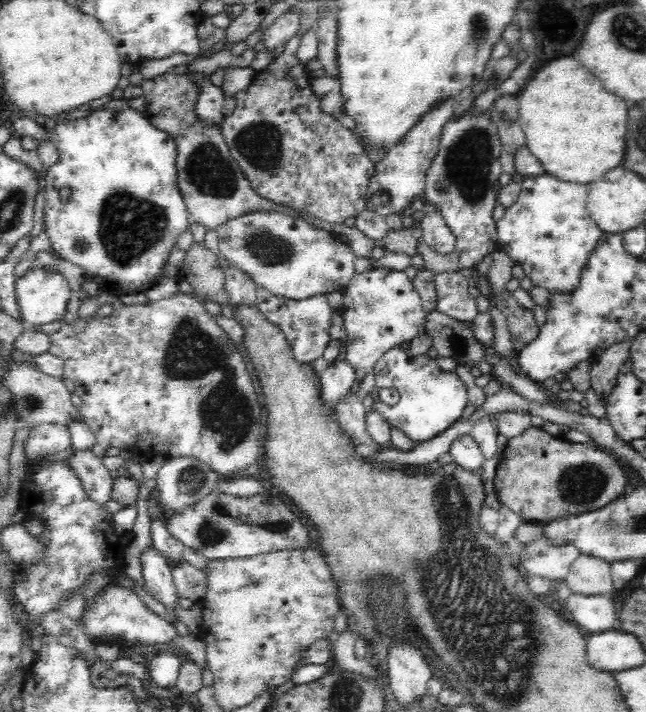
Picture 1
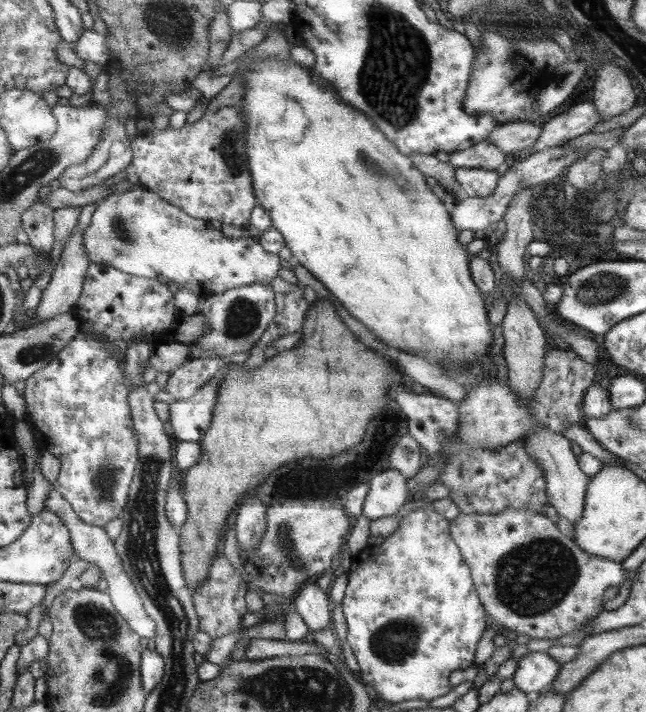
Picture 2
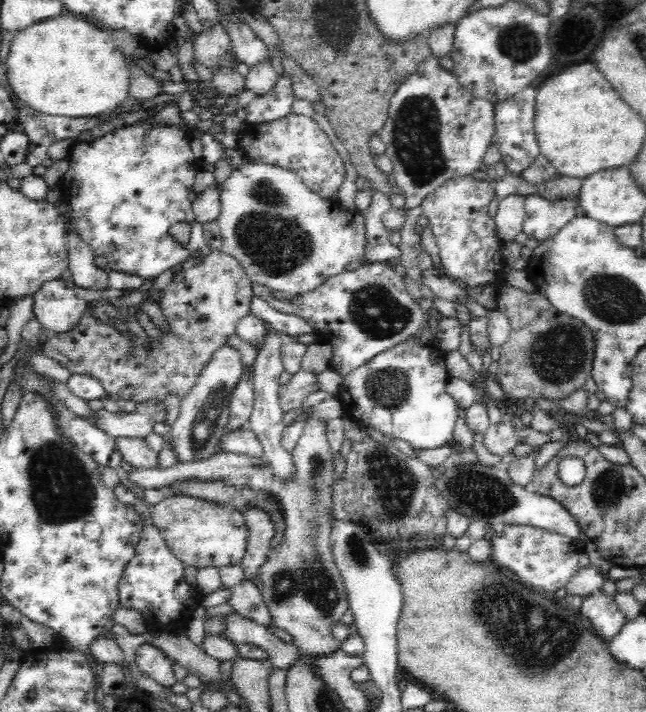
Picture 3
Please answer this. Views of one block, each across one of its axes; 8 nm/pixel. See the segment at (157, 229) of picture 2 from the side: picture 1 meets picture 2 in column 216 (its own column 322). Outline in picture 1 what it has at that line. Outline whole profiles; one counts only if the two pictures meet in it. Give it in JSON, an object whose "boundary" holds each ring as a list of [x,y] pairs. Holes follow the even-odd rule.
{"boundary":[[[254,211],[228,220],[217,227],[220,255],[228,262],[246,273],[258,288],[268,290],[272,295],[293,301],[309,296],[343,292],[355,276],[355,254],[338,236],[330,231],[320,230],[301,218],[288,218],[278,212]]]}

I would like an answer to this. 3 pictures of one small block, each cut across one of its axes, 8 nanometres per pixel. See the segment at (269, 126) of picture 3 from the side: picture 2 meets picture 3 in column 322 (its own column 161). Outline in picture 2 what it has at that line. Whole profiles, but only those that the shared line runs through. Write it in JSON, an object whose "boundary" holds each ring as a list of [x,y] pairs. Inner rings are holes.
{"boundary":[[[239,105],[220,106],[216,110],[208,110],[195,123],[185,123],[181,128],[152,129],[149,135],[137,131],[131,139],[132,160],[131,166],[138,176],[138,183],[146,189],[158,193],[165,201],[184,210],[189,217],[196,220],[216,220],[221,225],[231,225],[244,228],[251,218],[255,207],[256,197],[251,183],[246,153],[247,124],[244,124],[243,112]]]}

